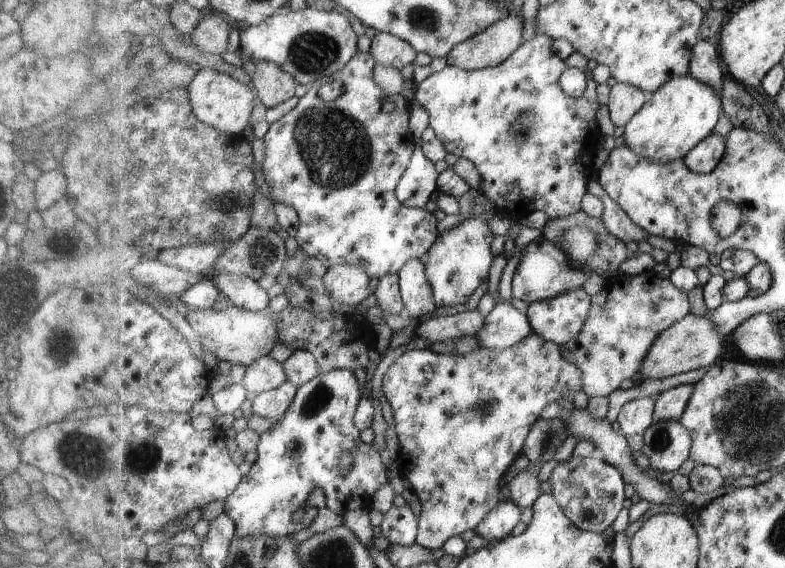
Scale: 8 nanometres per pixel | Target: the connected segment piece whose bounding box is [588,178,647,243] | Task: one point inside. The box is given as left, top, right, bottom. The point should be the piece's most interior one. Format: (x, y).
(617, 221)

